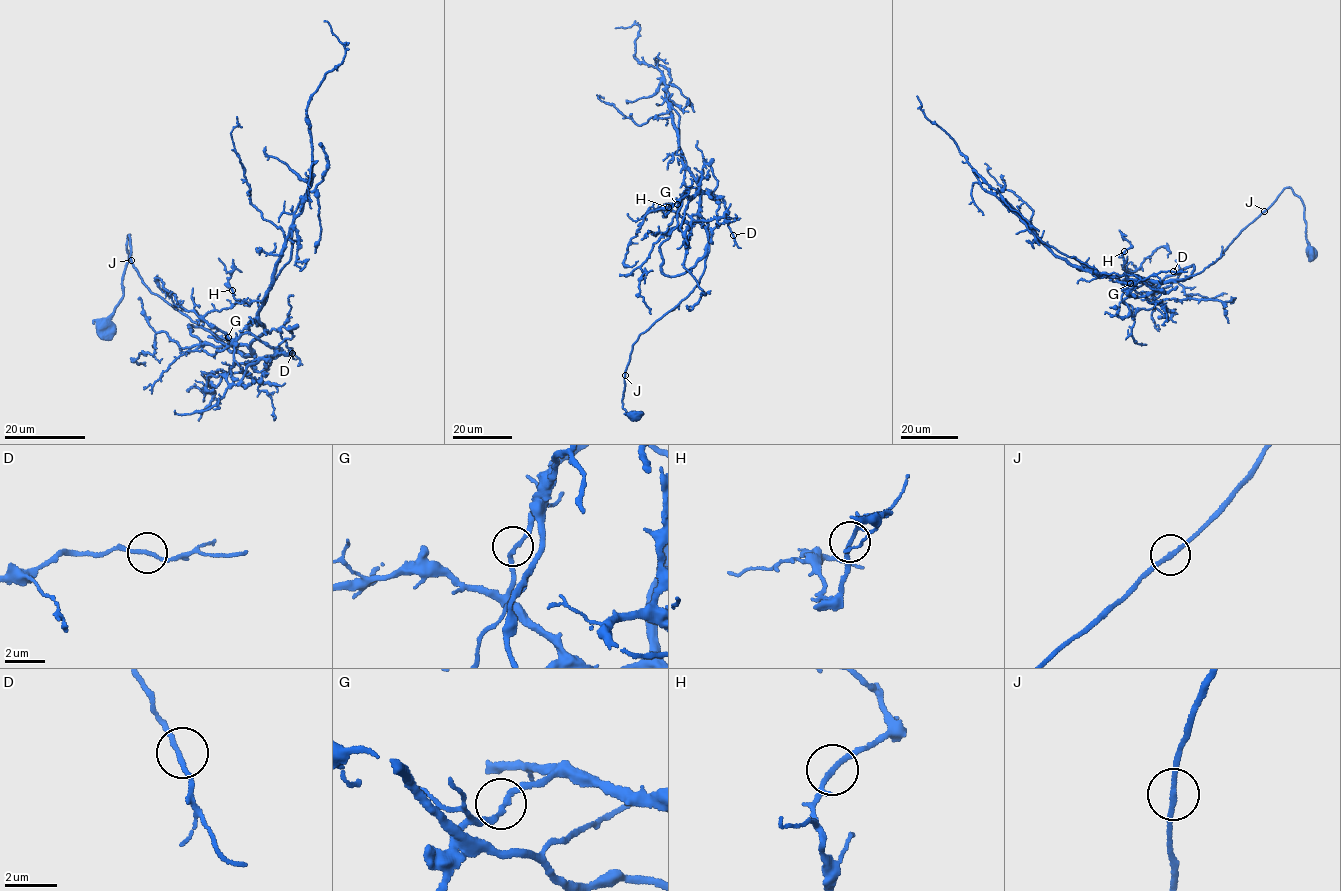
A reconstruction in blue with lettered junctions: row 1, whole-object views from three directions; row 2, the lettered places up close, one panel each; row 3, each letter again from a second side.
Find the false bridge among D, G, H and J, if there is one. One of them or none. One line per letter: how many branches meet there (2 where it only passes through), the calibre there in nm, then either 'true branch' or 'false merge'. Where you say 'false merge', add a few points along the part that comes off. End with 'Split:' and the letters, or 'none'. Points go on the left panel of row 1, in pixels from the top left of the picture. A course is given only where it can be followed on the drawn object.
D: branches 2; calibre 180 nm; true branch
G: branches 2; calibre 200 nm; true branch
H: branches 2; calibre 190 nm; true branch
J: branches 2; calibre 190 nm; true branch
Split: none

